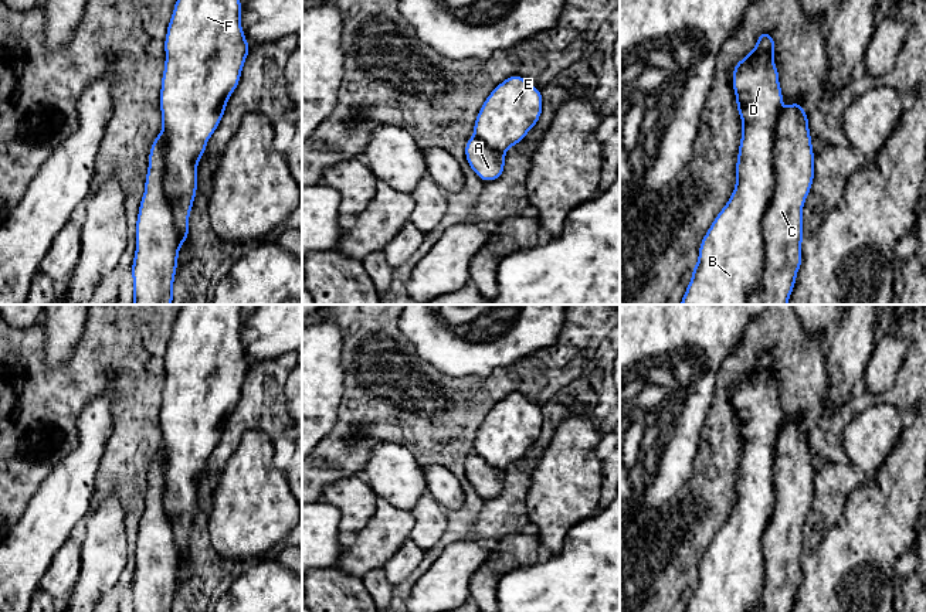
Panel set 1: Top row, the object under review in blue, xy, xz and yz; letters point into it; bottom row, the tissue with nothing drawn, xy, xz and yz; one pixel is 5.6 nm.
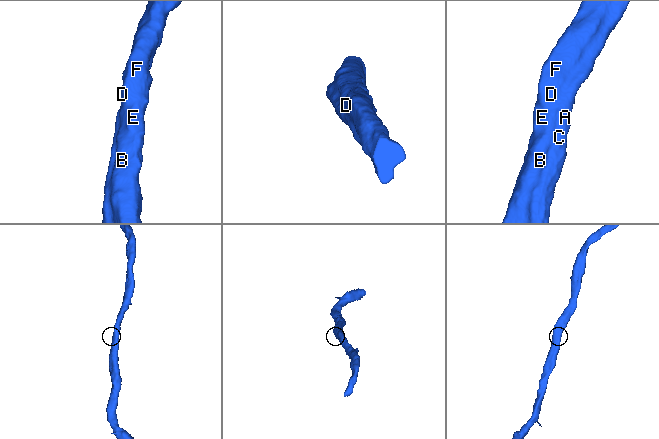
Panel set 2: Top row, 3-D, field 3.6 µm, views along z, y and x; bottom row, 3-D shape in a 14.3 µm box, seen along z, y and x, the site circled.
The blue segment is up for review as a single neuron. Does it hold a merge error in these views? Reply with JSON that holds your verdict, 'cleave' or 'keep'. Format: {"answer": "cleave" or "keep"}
{"answer": "keep"}

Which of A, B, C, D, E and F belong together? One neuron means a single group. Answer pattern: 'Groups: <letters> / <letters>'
Groups: A B C D E F

